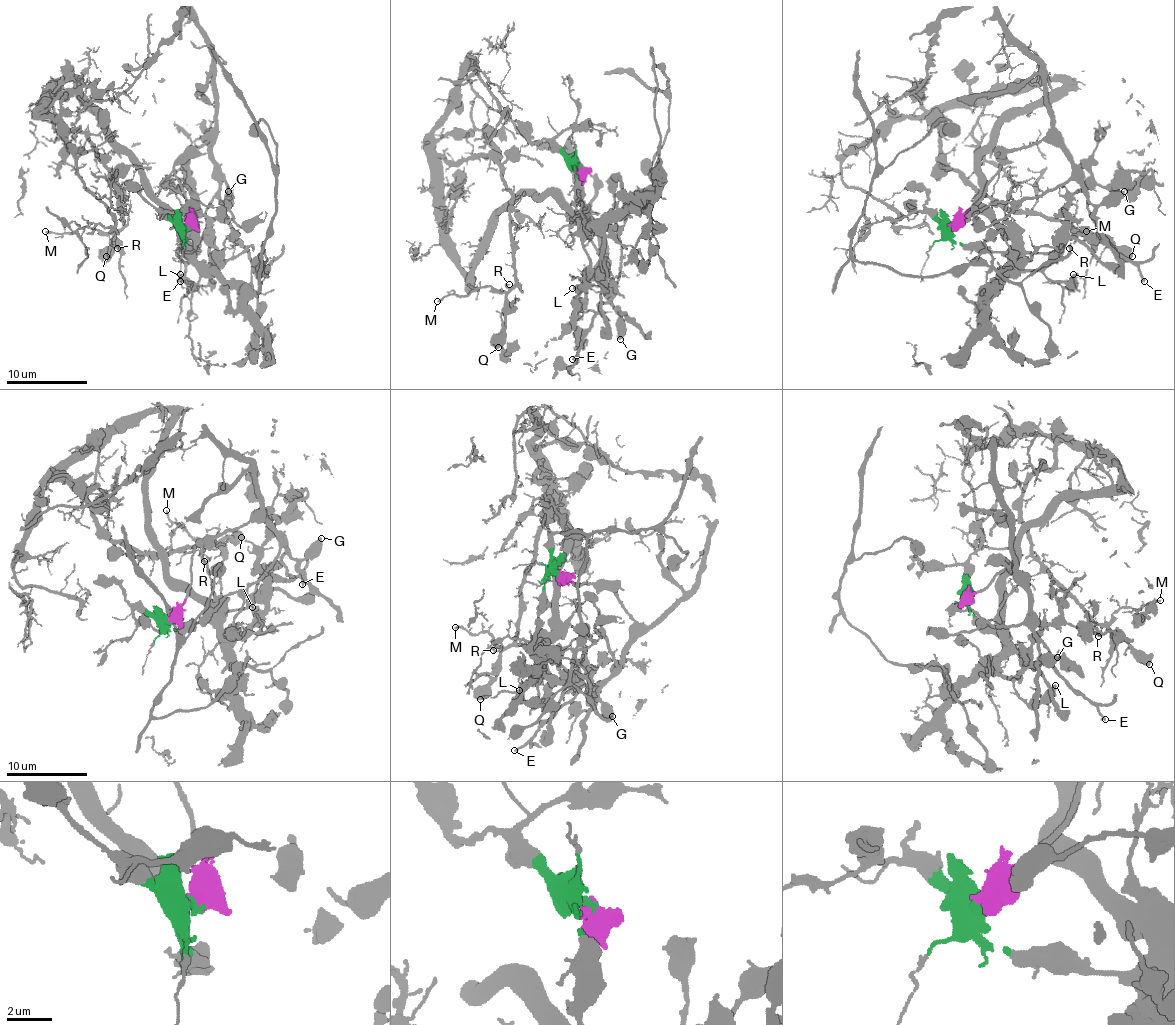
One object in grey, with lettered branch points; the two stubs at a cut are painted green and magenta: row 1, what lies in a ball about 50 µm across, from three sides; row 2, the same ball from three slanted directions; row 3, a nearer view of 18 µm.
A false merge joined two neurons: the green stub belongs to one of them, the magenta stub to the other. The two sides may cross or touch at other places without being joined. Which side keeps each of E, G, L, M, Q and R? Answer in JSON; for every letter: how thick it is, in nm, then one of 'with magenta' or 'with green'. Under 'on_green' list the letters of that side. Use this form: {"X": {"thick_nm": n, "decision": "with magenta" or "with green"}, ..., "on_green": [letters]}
{"E": {"thick_nm": 200, "decision": "with magenta"}, "G": {"thick_nm": 480, "decision": "with magenta"}, "L": {"thick_nm": 420, "decision": "with green"}, "M": {"thick_nm": 190, "decision": "with green"}, "Q": {"thick_nm": 600, "decision": "with green"}, "R": {"thick_nm": 130, "decision": "with green"}, "on_green": ["L", "M", "Q", "R"]}

